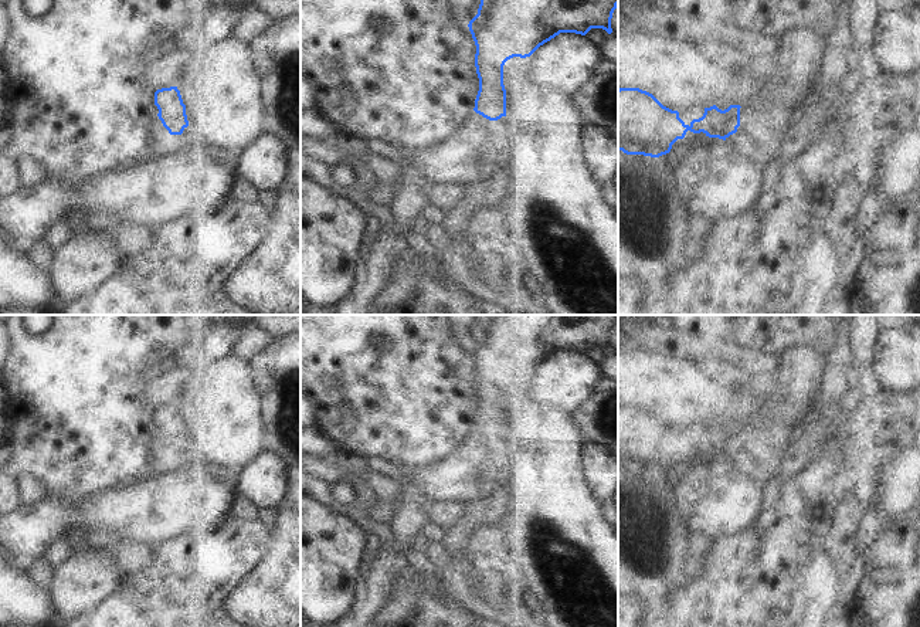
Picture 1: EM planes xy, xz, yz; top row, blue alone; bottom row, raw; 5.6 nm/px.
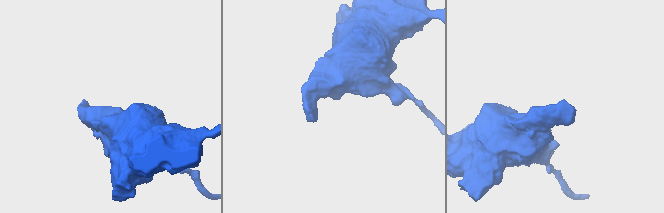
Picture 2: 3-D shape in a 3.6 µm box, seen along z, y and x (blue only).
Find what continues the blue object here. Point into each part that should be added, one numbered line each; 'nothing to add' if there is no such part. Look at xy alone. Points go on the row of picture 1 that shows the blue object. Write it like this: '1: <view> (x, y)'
1: xy (165, 145)

